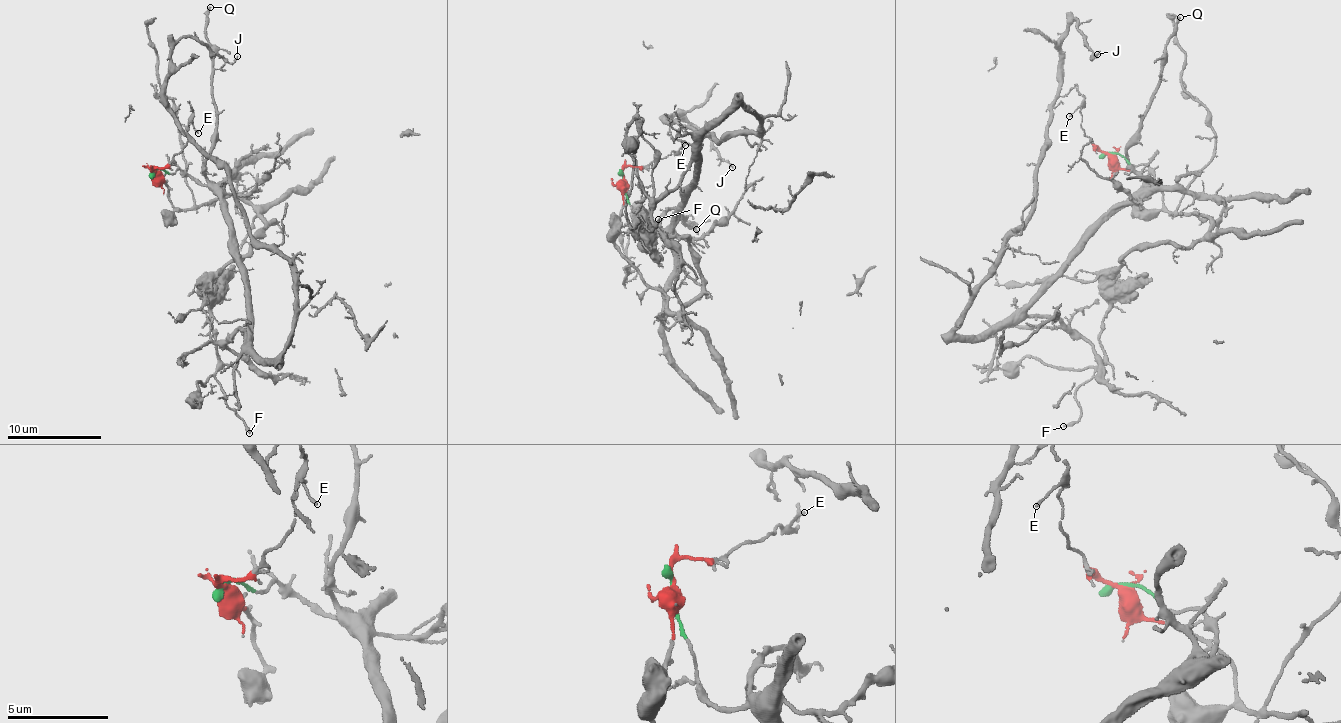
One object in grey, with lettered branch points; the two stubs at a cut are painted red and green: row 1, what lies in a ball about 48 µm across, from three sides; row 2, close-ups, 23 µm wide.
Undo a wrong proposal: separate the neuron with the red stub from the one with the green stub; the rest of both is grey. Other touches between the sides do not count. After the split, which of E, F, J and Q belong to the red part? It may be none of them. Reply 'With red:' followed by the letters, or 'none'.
With red: E, F

